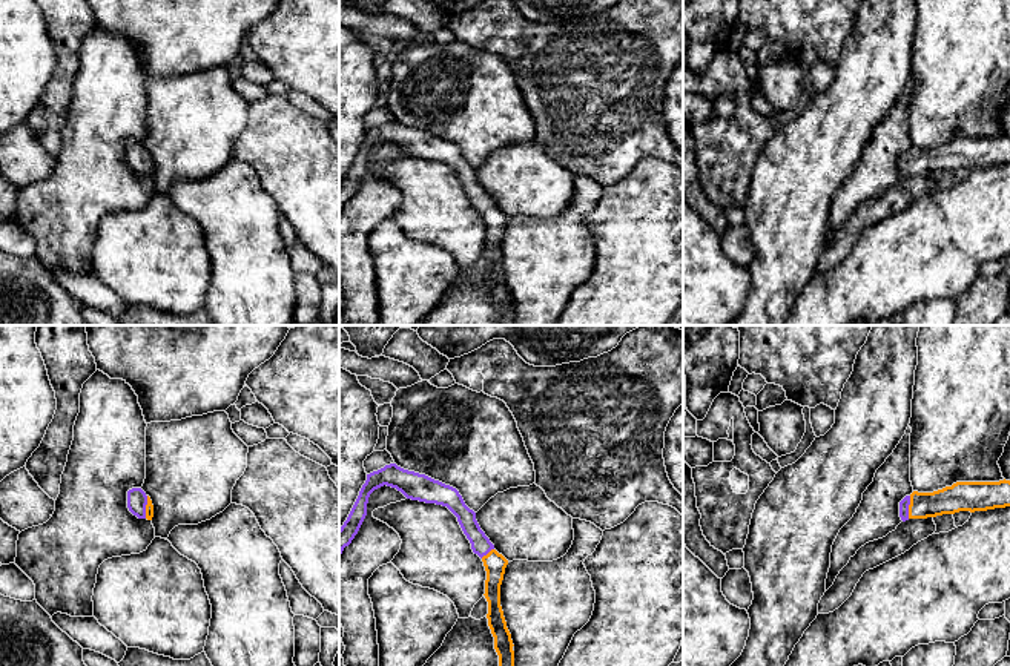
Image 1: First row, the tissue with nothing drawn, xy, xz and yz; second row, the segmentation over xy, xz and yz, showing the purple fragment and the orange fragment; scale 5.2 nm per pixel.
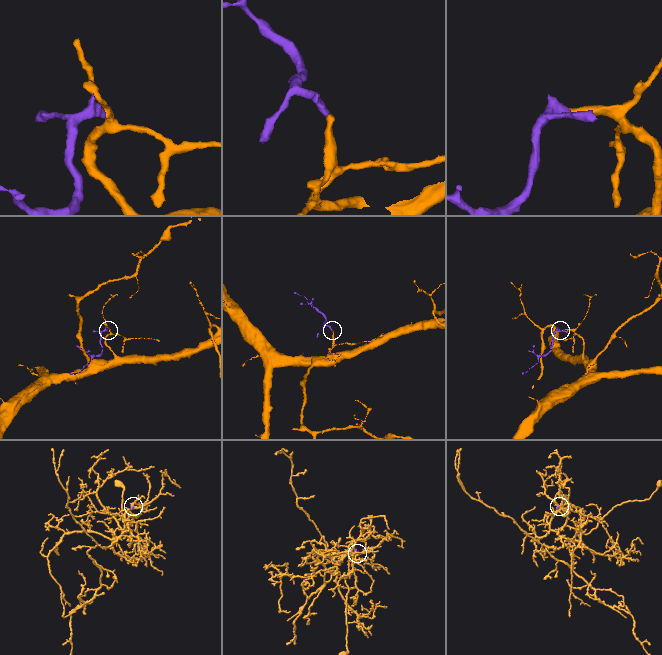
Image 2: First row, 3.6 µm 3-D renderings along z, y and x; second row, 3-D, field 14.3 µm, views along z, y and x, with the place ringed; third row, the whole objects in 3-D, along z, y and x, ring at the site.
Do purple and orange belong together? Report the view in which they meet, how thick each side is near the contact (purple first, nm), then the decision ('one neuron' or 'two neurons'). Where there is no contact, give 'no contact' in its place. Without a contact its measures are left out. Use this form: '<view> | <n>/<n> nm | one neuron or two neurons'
xy | 110/50 nm | one neuron

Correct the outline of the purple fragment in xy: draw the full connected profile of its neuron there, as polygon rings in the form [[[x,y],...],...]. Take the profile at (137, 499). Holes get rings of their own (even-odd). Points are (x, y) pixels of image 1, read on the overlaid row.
[[[132,488],[127,491],[127,508],[138,519],[152,520],[153,517],[152,500],[141,488]]]

